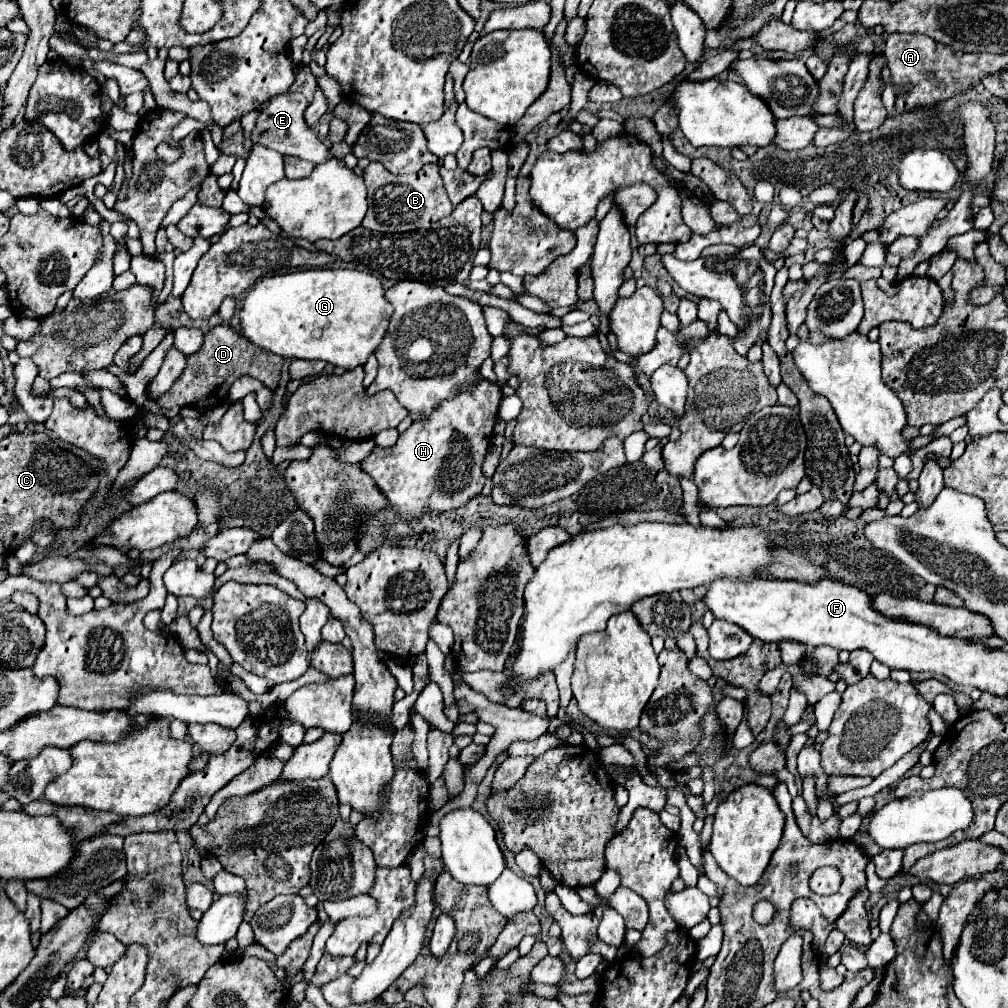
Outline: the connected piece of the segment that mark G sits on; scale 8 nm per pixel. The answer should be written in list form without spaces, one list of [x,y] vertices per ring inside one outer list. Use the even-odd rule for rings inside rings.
[[[298,270],[290,274],[262,278],[244,298],[240,310],[240,336],[250,340],[254,346],[286,358],[300,360],[326,360],[334,366],[352,370],[364,366],[368,356],[376,352],[376,344],[384,338],[388,318],[392,316],[392,304],[384,298],[384,288],[378,278],[360,270]]]

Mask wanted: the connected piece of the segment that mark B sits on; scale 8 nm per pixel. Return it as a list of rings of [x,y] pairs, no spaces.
[[[370,162],[364,182],[368,186],[368,214],[362,226],[372,232],[412,232],[418,228],[428,228],[452,212],[452,204],[446,196],[436,164],[428,164],[414,174],[396,176],[380,166],[380,162]]]

